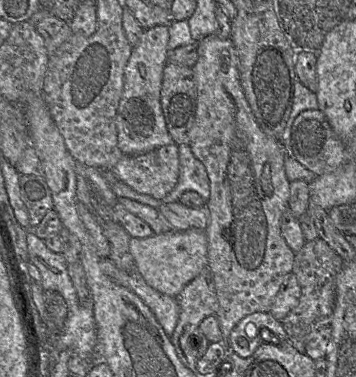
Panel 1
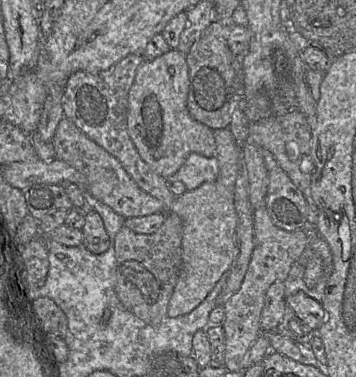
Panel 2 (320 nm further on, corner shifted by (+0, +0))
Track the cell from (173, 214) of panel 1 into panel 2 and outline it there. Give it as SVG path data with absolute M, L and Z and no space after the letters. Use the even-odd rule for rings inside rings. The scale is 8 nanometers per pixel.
M63 116L52 143L56 158L81 172L87 179L87 191L119 215L132 218L164 211L160 200L143 191L114 156L91 140L69 118Z

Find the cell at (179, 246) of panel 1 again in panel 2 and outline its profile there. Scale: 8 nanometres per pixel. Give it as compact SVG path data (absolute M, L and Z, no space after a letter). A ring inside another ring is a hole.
M218 179L204 182L177 197L168 212L177 214L183 221L182 265L167 311L167 317L175 318L189 314L198 307L221 276L230 271L238 255L234 190L228 189Z

